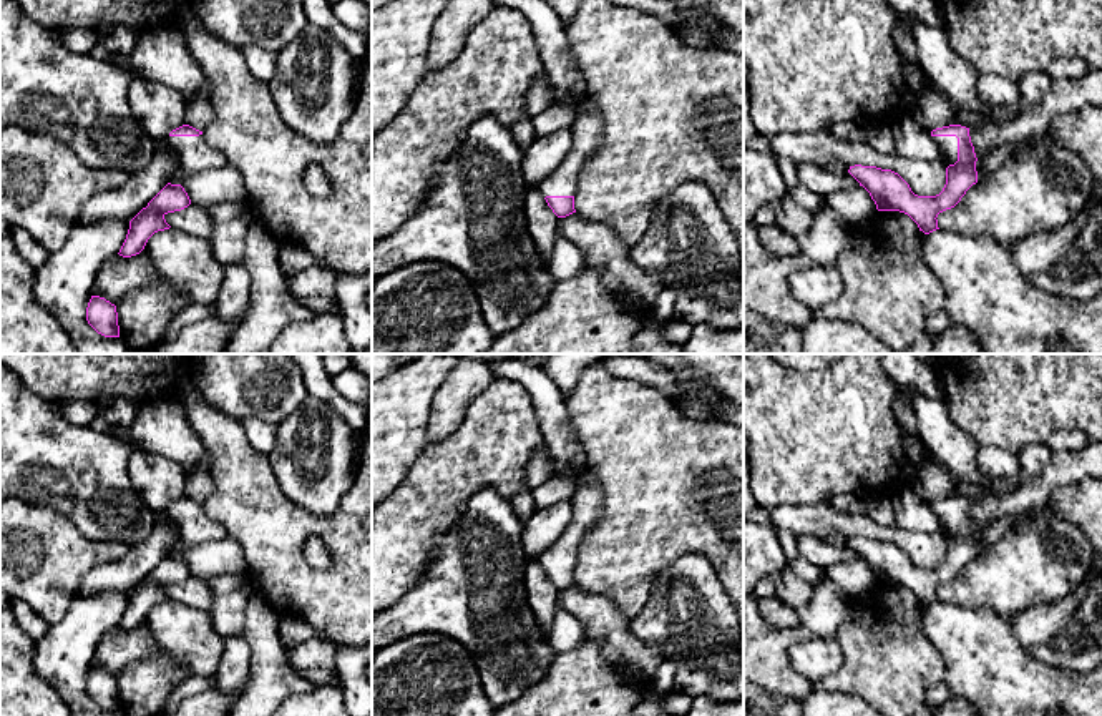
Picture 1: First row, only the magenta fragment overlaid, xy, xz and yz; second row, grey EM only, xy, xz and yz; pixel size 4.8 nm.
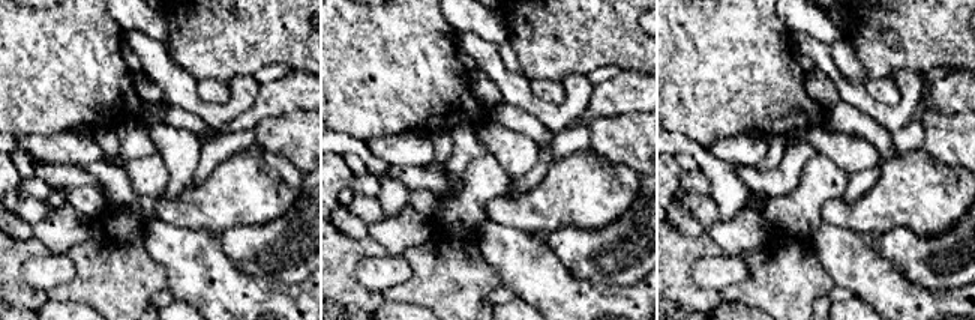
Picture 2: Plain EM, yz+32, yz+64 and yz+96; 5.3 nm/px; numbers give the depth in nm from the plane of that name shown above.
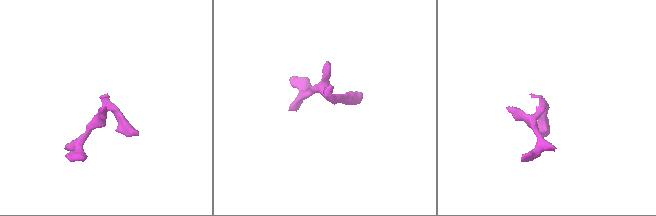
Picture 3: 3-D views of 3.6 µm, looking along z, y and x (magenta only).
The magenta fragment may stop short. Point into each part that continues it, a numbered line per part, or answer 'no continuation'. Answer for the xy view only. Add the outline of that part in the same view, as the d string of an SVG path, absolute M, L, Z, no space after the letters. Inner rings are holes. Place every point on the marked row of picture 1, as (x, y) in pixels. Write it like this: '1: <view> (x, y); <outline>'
1: xy (193, 153); M166 136L184 171L214 169L227 164L226 156L199 136Z

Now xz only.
1: xz (586, 130); M591 98L578 103L578 116L569 128L574 141L563 163L536 188L546 196L576 196L579 174L602 145L602 118Z

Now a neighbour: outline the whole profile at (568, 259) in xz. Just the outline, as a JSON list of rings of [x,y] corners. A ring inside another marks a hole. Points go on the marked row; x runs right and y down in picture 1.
[[[558,229],[558,238],[553,249],[553,259],[549,264],[551,274],[558,281],[564,281],[578,276],[586,267],[588,264],[583,251],[576,244],[568,241]]]

